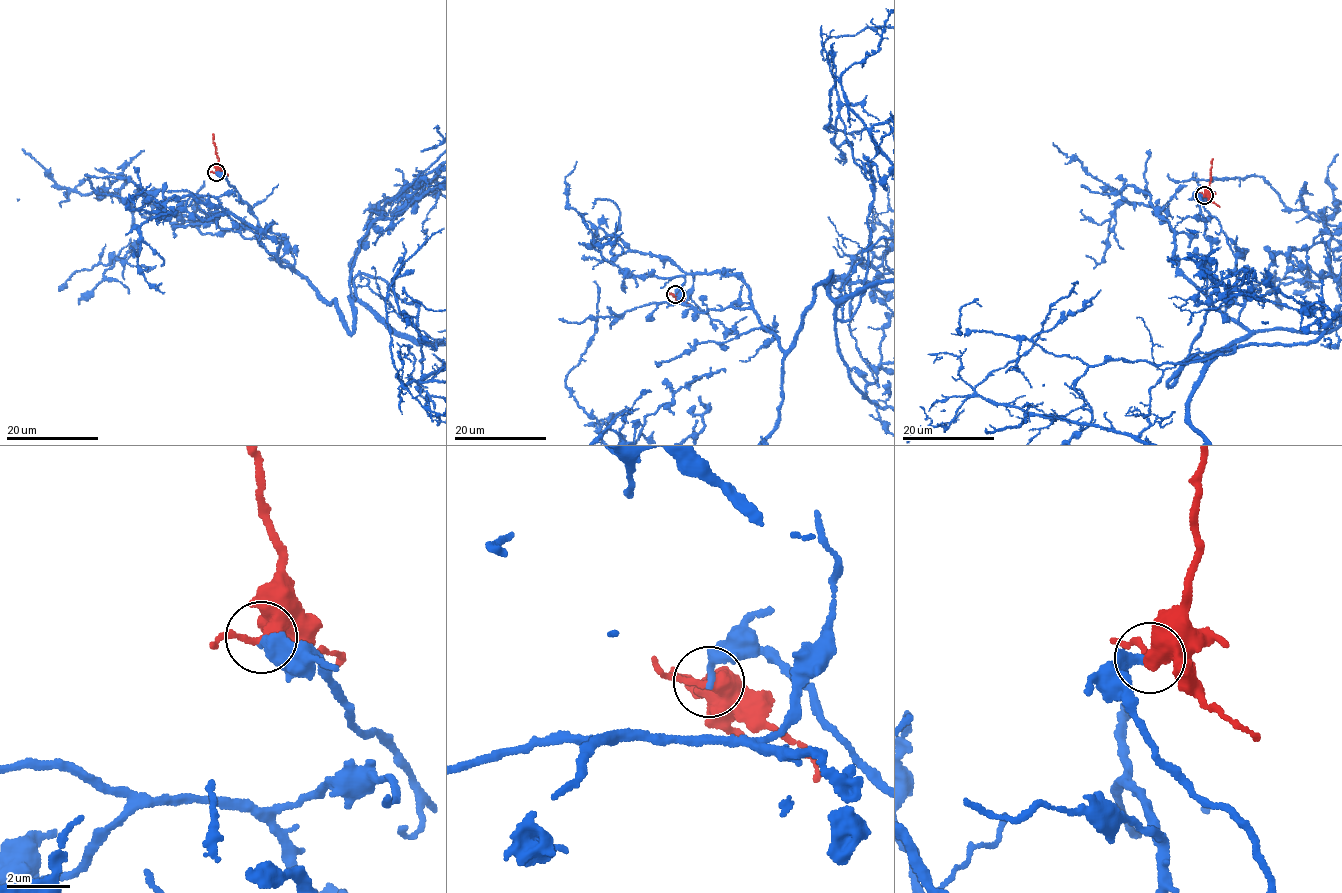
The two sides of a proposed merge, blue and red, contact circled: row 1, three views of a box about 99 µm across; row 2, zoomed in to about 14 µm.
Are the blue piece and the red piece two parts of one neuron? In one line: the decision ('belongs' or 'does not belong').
does not belong

